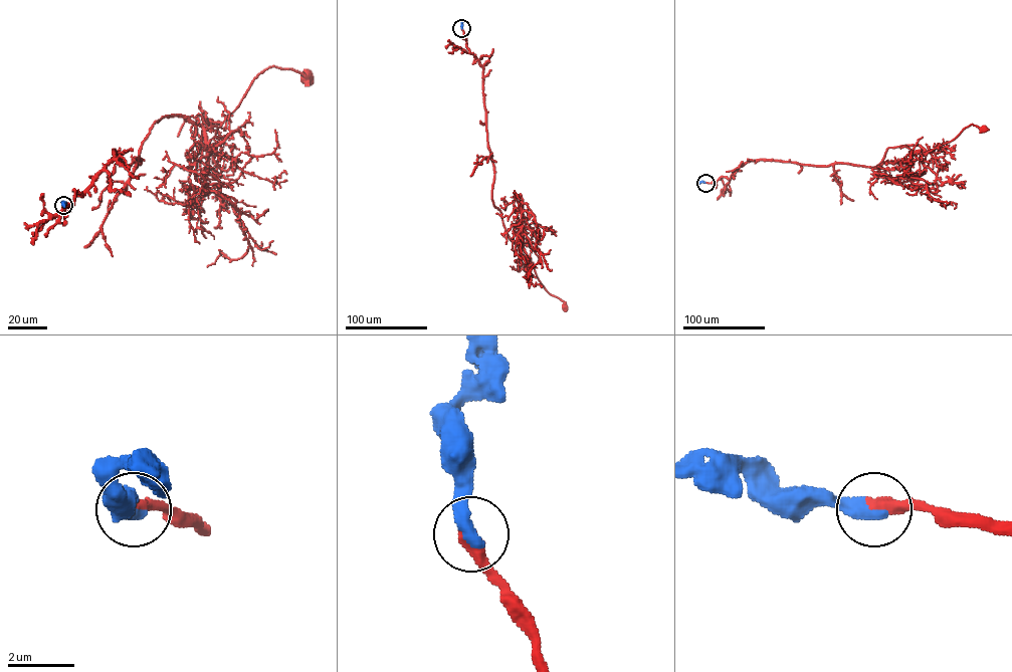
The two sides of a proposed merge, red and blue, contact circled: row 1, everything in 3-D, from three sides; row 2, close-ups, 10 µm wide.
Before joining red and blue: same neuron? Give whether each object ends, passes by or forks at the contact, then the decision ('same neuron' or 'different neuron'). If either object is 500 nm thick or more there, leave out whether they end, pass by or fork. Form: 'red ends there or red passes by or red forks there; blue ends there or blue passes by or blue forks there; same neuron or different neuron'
red ends there; blue ends there; same neuron

